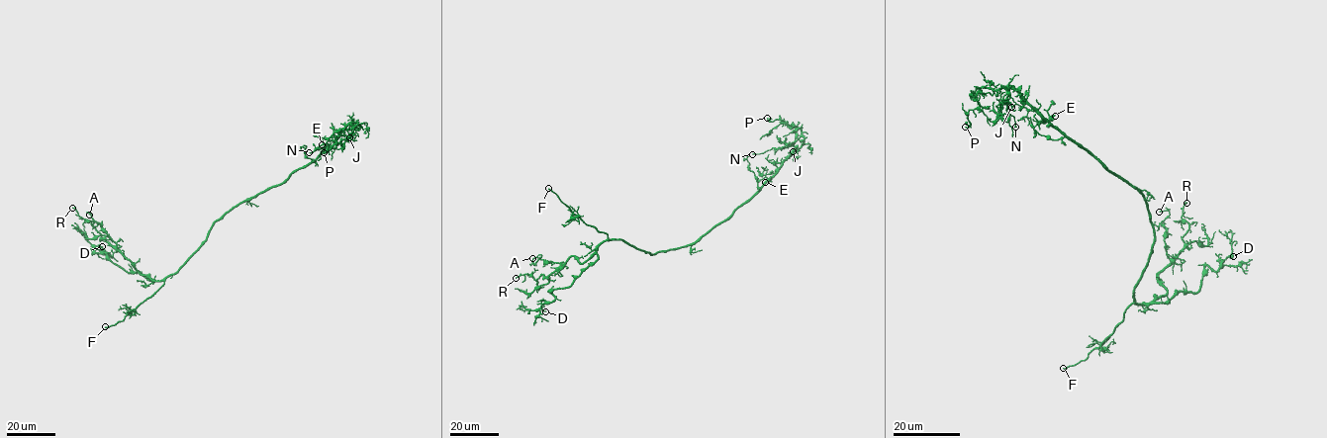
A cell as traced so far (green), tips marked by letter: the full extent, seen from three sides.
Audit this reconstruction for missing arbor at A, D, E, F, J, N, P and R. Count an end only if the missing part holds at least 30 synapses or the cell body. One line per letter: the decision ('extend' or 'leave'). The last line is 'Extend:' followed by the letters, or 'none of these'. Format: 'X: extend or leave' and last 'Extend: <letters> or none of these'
A: leave
D: leave
E: leave
F: extend
J: leave
N: leave
P: leave
R: leave
Extend: F

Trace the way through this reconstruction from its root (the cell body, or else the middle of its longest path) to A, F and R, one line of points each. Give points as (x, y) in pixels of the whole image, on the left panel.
A: (233, 208), (214, 222), (205, 242), (175, 273), (160, 280), (142, 275), (89, 215)
F: (233, 208), (214, 222), (201, 247), (150, 297), (121, 321), (105, 326)
R: (233, 208), (214, 222), (205, 242), (175, 273), (160, 280), (151, 280), (142, 275), (72, 208)

